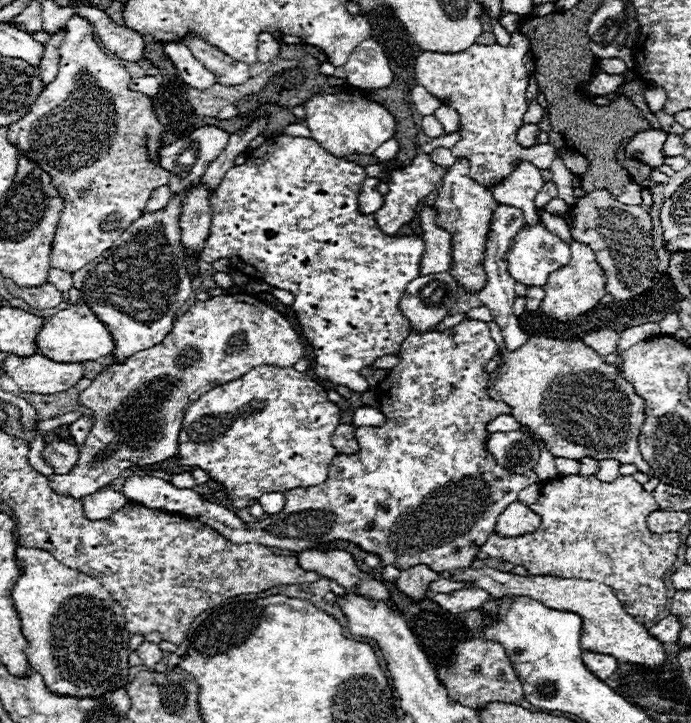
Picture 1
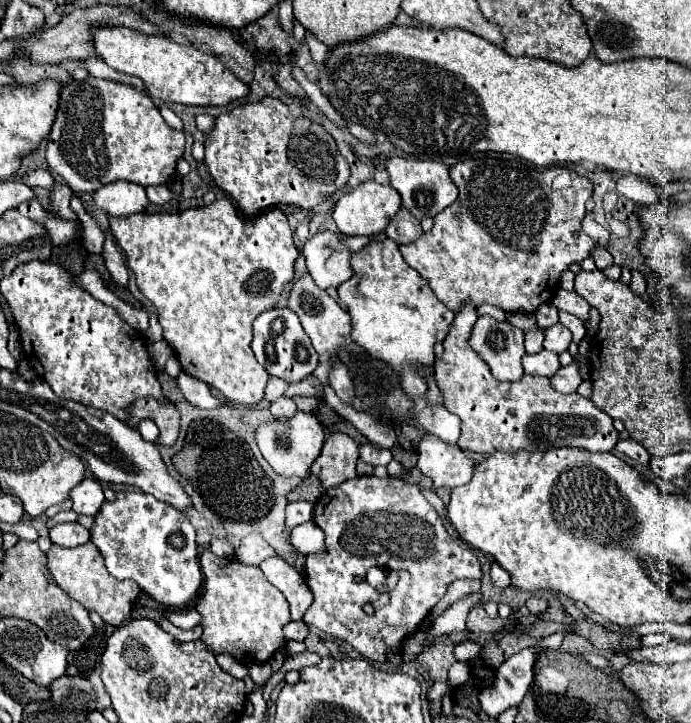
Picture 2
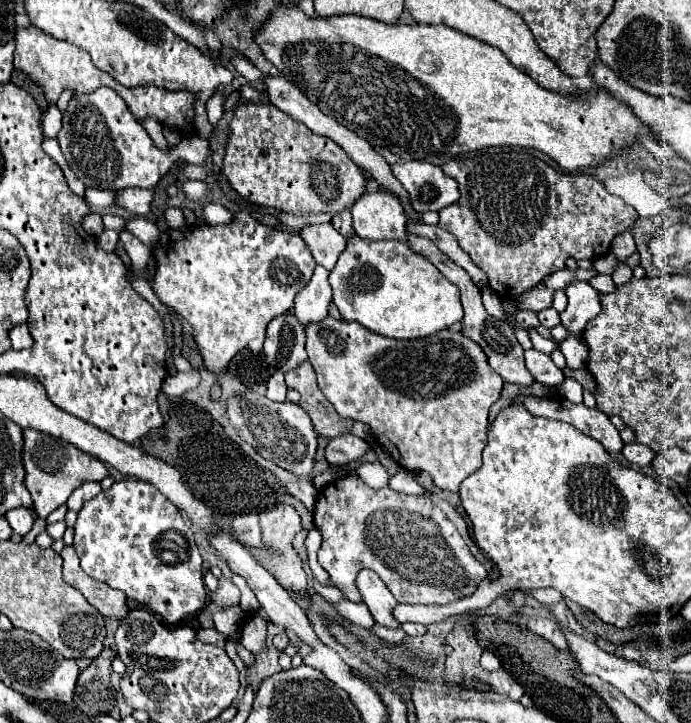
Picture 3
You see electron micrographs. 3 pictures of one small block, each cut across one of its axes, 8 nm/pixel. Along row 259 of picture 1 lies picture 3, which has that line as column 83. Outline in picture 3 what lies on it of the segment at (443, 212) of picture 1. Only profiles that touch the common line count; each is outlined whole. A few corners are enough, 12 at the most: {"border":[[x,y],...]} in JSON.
{"border":[[24,430],[26,484],[46,518],[104,462]]}

